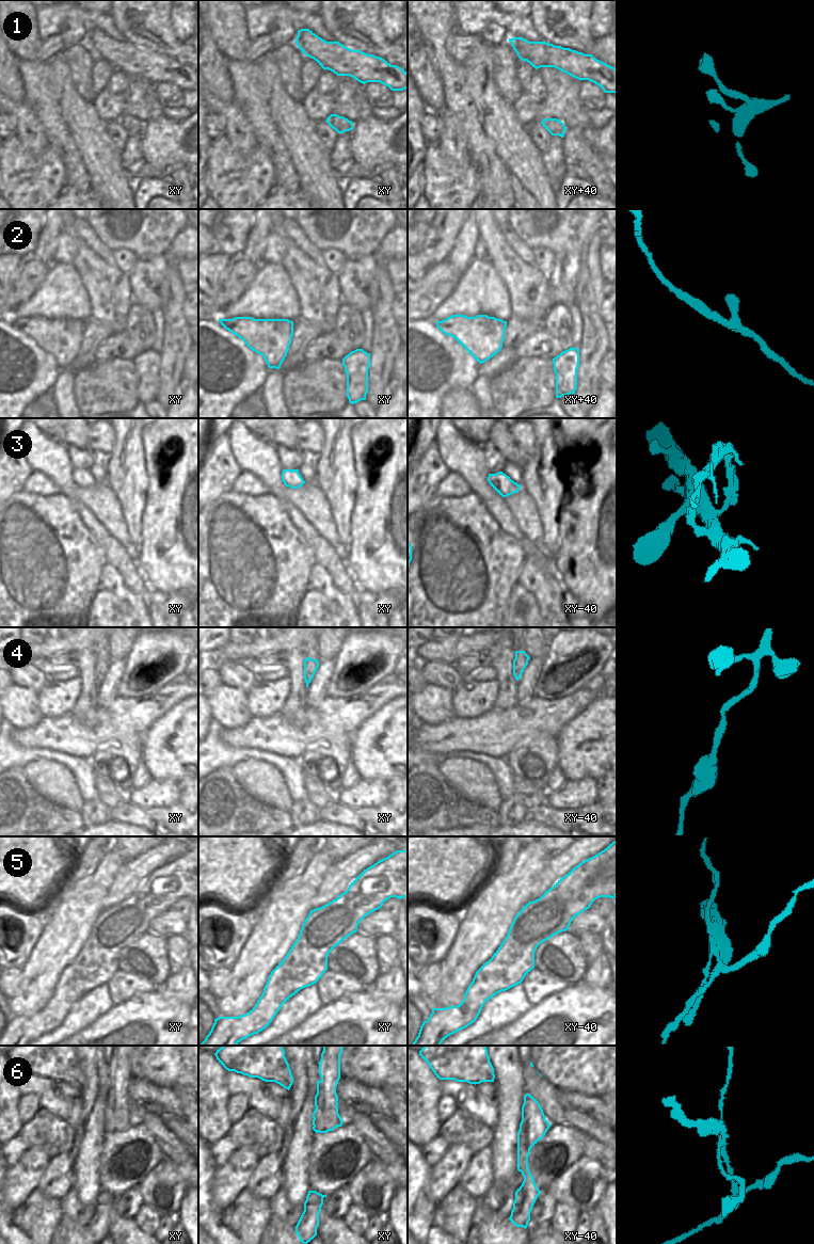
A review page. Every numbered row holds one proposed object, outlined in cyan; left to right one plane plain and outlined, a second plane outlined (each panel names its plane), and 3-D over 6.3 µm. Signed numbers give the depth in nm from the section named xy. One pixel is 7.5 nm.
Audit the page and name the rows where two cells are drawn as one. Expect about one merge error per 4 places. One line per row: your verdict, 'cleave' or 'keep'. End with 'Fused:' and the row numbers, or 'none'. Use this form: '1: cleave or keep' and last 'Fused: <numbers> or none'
1: keep
2: keep
3: cleave
4: keep
5: cleave
6: cleave
Fused: 3, 5, 6

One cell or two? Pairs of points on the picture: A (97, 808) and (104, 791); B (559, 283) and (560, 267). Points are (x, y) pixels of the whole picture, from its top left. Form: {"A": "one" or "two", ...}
{"A": "two", "B": "one"}

